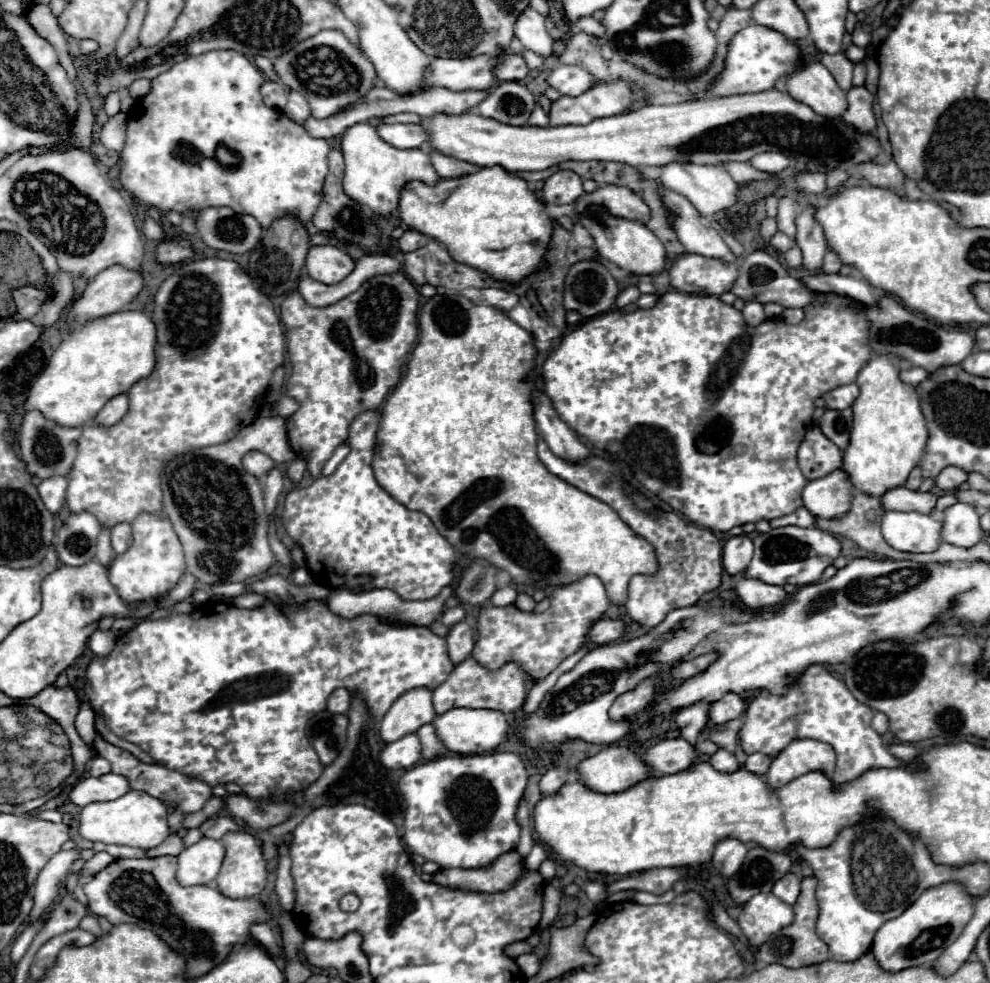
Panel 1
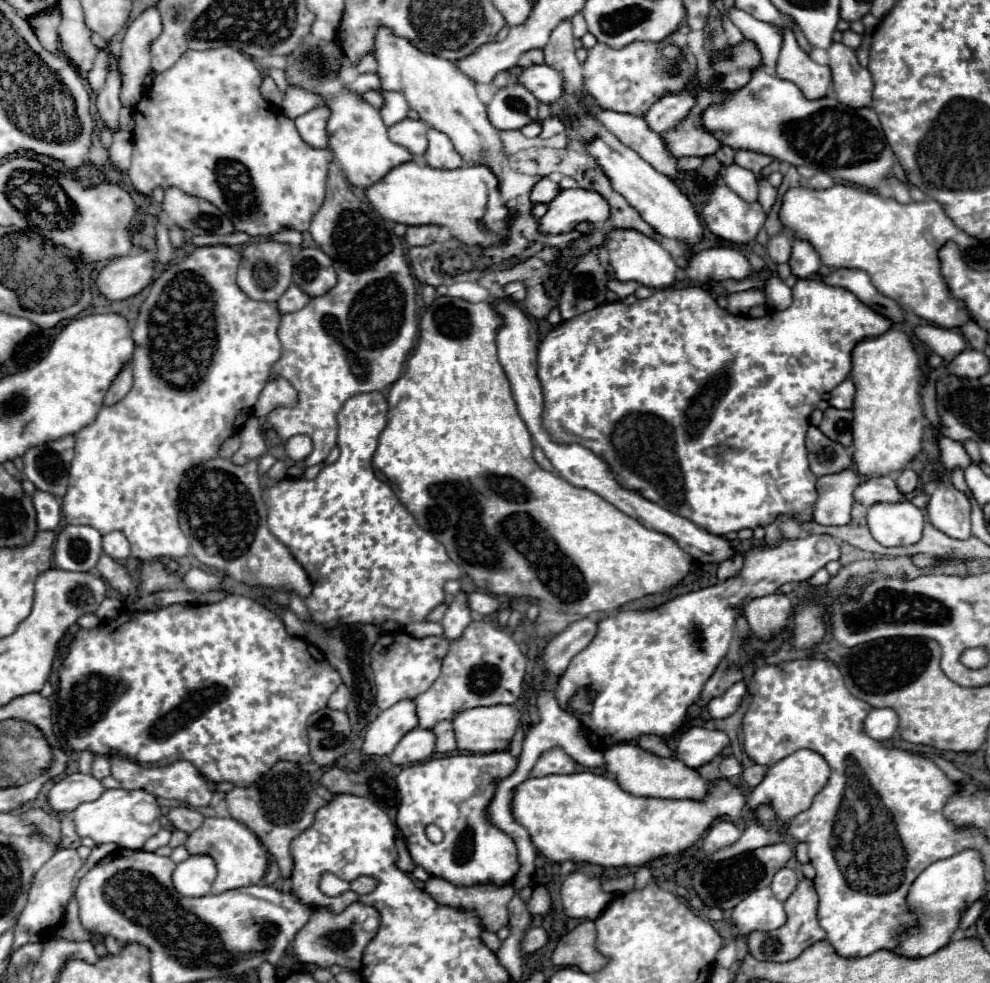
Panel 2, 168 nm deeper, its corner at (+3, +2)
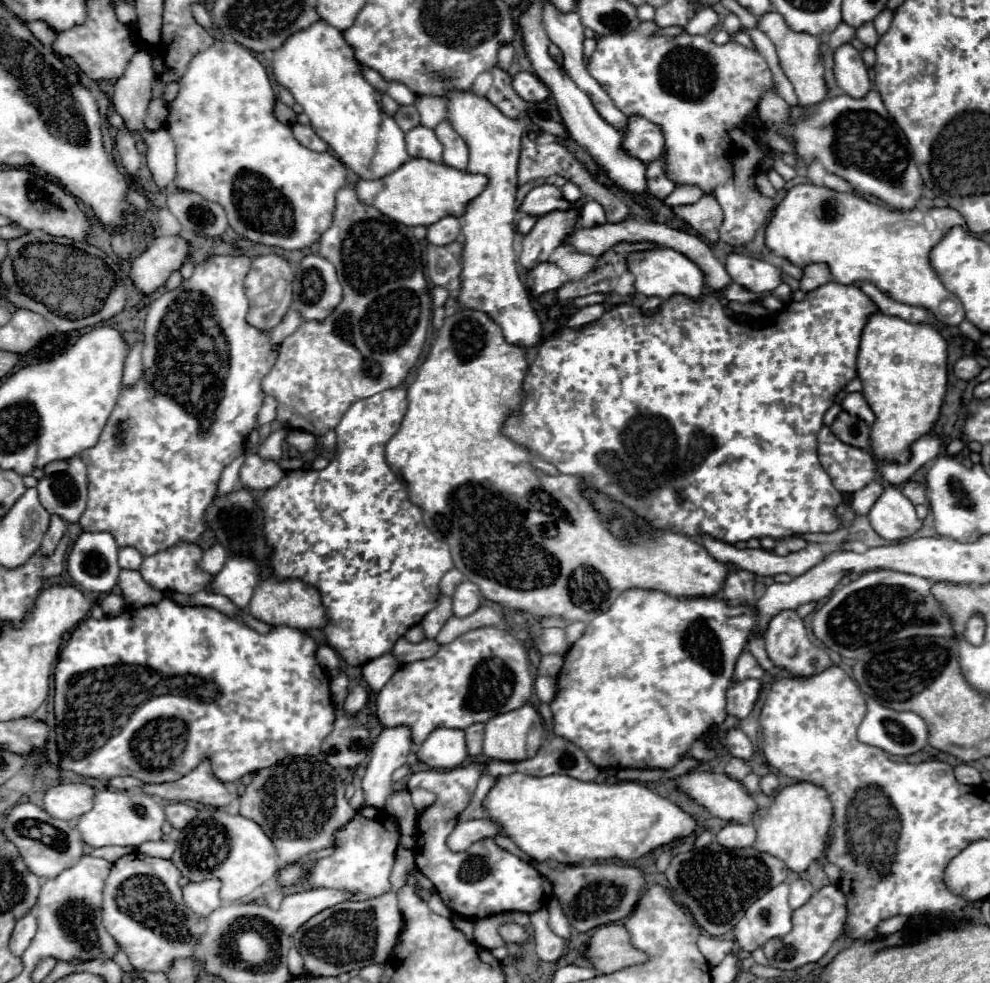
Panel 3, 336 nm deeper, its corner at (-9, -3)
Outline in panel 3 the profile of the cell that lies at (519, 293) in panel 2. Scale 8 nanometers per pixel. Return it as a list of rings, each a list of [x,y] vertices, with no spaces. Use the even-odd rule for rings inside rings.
[[[550,261],[540,263],[538,267],[526,273],[526,287],[532,297],[538,297],[546,291],[556,291],[568,281],[570,281],[568,275],[556,263],[550,263]]]

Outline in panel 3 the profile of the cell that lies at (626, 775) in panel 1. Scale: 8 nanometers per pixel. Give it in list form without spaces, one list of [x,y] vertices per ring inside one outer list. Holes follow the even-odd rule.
[[[686,773],[678,779],[678,787],[696,803],[704,805],[714,817],[752,823],[758,817],[758,805],[744,785],[728,775],[718,773]]]

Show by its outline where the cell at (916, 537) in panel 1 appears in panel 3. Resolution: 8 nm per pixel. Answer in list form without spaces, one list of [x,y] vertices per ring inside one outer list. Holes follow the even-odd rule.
[[[896,485],[884,487],[882,495],[866,517],[874,531],[888,541],[906,539],[922,525],[922,521],[916,517],[914,505],[902,495],[902,489]]]

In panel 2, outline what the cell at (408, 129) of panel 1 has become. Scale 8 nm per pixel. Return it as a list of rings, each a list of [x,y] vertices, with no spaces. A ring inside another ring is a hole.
[[[406,118],[406,120],[388,128],[388,138],[392,142],[404,146],[406,150],[410,150],[410,154],[422,156],[426,152],[426,146],[428,146],[426,132],[428,132],[428,124],[424,120]]]

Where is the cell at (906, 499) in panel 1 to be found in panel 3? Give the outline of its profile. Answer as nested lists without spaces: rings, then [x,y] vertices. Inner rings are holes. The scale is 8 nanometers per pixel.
[[[872,481],[860,491],[852,493],[852,511],[856,515],[866,515],[882,491],[884,491],[884,485],[880,485],[878,481]]]

